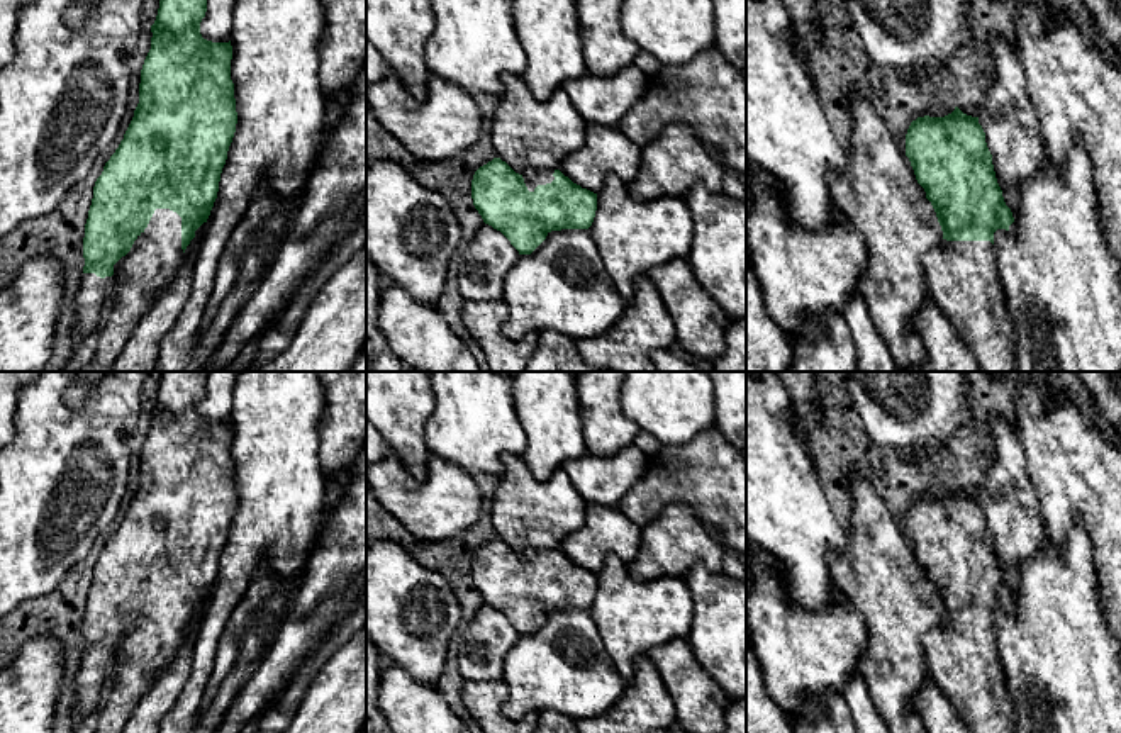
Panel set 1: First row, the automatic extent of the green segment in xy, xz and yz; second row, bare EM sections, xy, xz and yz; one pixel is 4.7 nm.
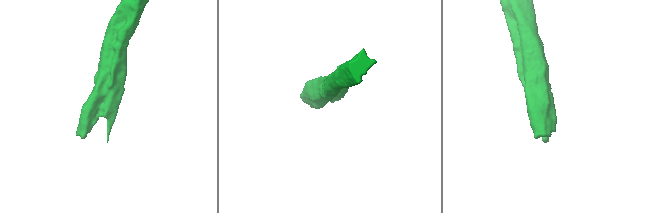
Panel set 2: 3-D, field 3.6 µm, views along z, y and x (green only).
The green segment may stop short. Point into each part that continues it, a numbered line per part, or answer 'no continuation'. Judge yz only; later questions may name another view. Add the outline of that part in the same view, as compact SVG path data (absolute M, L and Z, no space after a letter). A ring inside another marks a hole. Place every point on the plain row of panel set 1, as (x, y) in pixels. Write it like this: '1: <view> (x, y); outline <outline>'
1: yz (962, 659); outline M946 621L928 631L926 669L970 733L1014 733L1014 709L990 621Z

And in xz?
1: xz (531, 557); outline M527 550L522 553L524 563L529 572L534 572L538 565L546 565L555 560L555 550Z

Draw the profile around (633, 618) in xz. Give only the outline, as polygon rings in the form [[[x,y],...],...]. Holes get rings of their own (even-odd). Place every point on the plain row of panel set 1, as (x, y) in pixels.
[[[607,555],[597,574],[590,616],[616,670],[629,682],[638,657],[675,640],[692,628],[692,594],[680,577],[636,580],[626,563]]]

